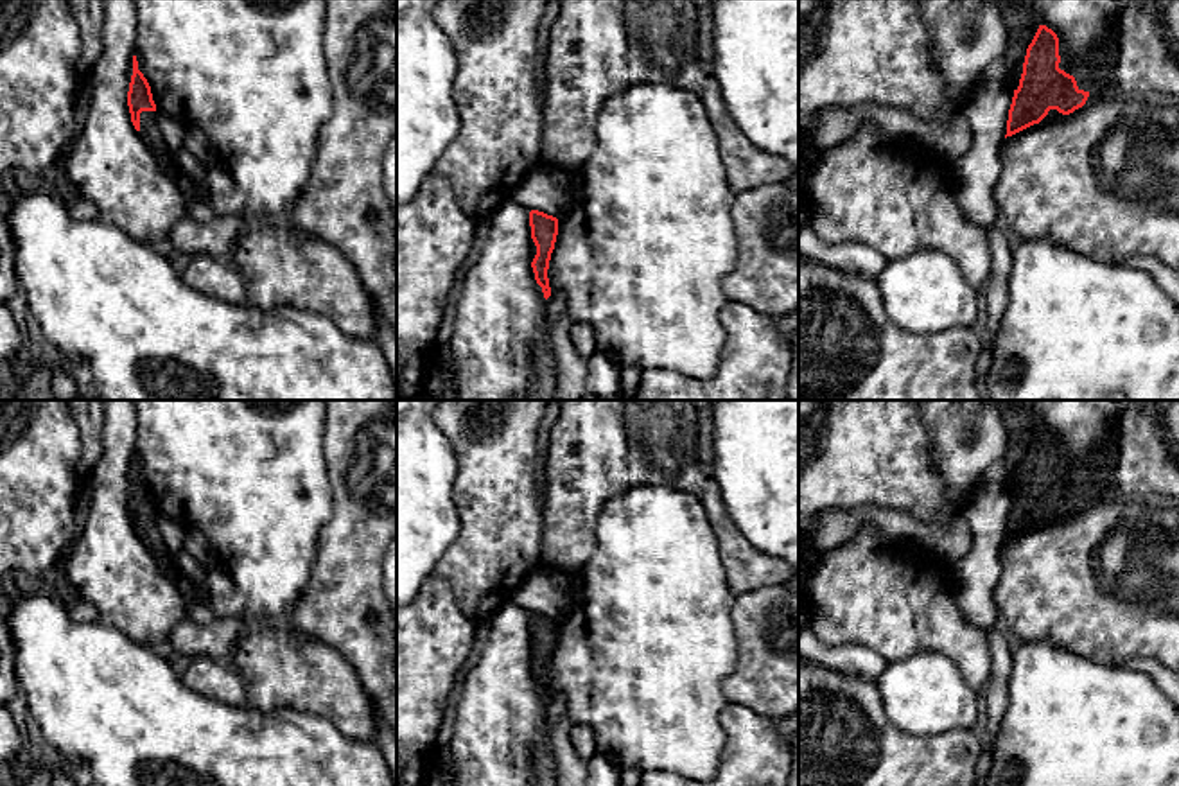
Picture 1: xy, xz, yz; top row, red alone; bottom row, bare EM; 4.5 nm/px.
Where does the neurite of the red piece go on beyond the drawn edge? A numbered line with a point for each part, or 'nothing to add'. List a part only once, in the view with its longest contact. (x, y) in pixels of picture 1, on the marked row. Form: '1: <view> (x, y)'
1: xy (149, 131)

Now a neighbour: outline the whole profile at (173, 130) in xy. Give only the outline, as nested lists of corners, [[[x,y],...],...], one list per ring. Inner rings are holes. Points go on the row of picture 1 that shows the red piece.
[[[158,113],[156,122],[162,131],[162,138],[172,154],[185,147],[188,127],[183,124],[183,120]]]

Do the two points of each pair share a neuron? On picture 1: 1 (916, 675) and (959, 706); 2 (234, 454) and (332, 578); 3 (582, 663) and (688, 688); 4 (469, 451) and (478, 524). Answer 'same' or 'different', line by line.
1: same
2: different
3: same
4: same

